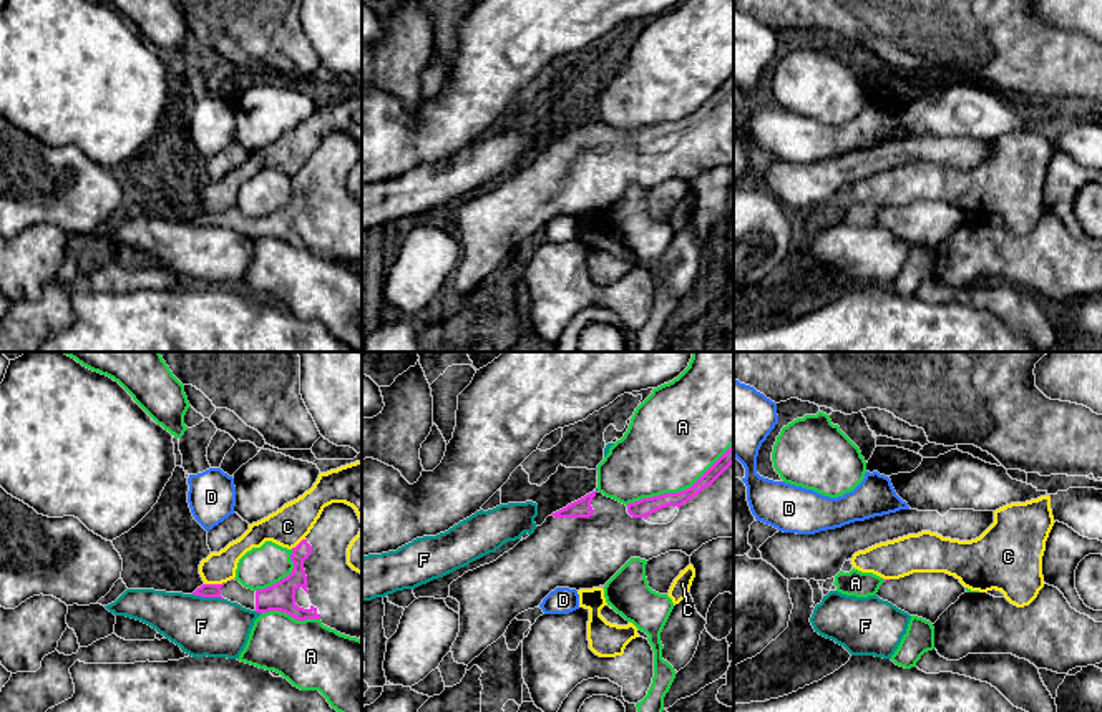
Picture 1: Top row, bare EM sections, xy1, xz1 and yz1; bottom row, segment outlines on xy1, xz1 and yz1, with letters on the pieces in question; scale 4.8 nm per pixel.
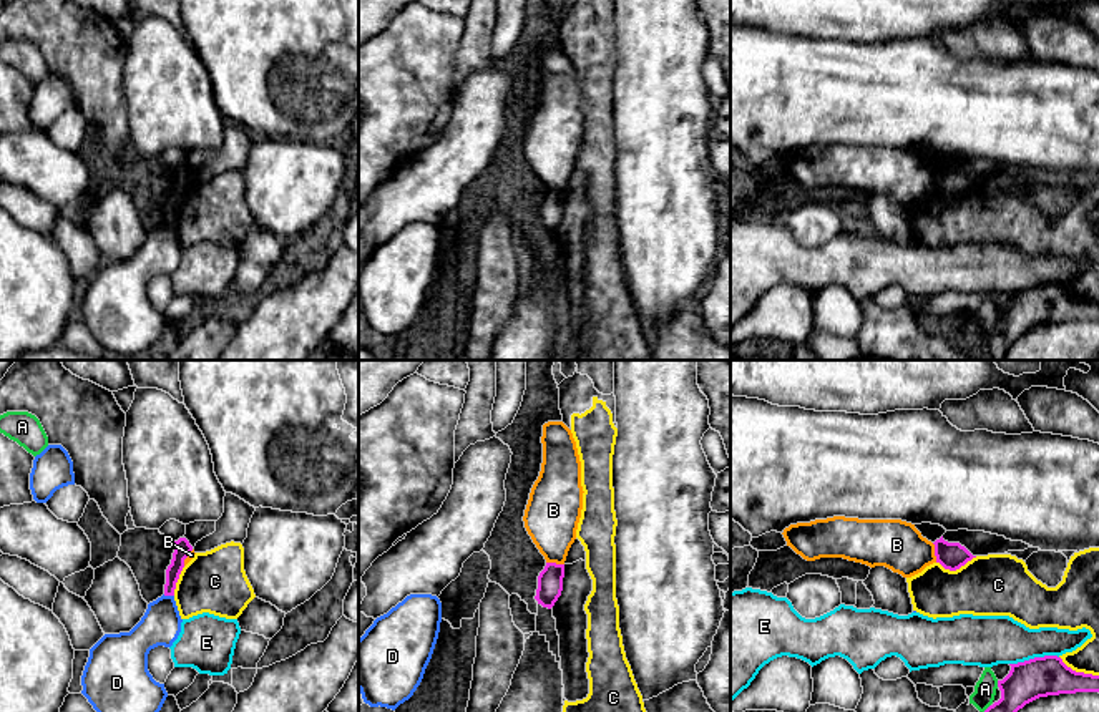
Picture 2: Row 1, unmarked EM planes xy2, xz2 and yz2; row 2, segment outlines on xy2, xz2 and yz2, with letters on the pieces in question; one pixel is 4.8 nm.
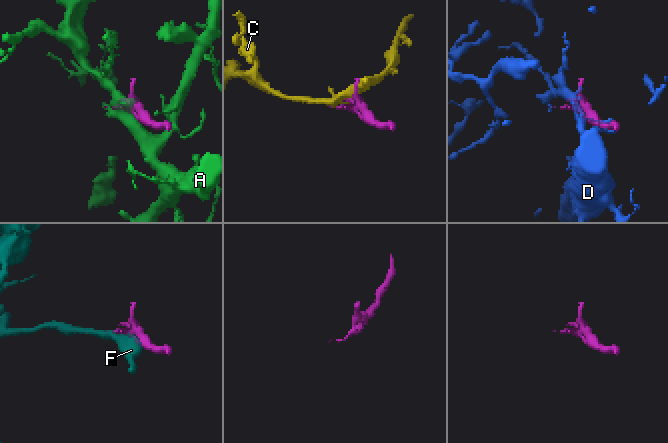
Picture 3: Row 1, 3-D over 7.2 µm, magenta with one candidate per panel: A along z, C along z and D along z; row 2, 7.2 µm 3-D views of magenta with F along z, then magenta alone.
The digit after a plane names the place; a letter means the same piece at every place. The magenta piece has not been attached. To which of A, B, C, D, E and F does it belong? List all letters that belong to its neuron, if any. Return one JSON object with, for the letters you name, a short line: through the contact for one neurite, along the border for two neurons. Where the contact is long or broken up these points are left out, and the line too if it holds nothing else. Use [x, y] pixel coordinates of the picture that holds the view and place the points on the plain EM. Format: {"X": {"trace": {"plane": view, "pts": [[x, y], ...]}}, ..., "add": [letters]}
{"add": []}

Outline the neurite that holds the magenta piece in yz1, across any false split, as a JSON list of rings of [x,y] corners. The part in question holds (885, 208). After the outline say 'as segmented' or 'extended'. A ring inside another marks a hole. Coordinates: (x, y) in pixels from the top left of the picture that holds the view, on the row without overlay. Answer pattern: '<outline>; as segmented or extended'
[[[913,201],[900,207],[885,207],[876,224],[934,252],[964,221],[968,219],[959,207],[946,201]]]; extended

